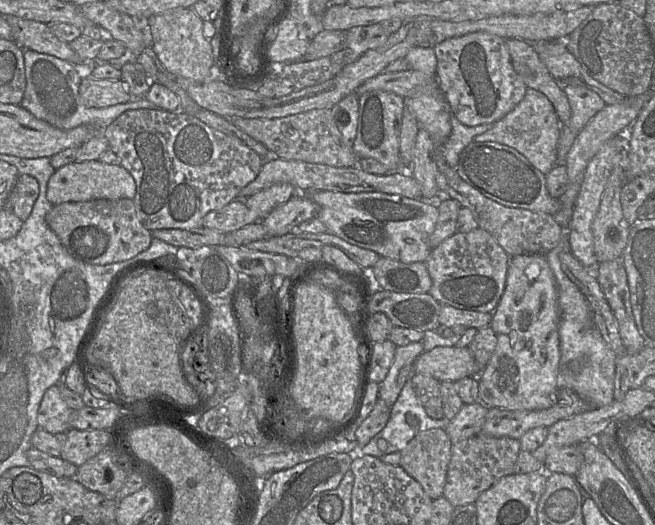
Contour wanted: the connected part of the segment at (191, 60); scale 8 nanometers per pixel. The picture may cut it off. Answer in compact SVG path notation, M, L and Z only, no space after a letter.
M177 7L152 15L147 23L152 36L152 49L170 74L200 83L214 77L216 61L212 47L203 35L203 20L191 7Z

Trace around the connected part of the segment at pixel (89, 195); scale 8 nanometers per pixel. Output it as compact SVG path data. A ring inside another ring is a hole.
M100 160L72 162L54 171L47 184L46 197L54 206L65 202L85 202L95 199L133 200L136 184L131 174L121 165L111 165Z

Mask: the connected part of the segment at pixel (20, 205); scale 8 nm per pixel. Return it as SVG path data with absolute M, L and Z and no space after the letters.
M20 174L4 208L10 210L24 222L30 216L38 196L38 181L30 175Z

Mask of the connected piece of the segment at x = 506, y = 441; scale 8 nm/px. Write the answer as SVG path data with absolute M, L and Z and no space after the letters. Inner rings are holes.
M482 433L452 444L443 496L454 507L475 503L480 493L489 489L497 480L514 474L520 450L520 441L517 439L491 437Z

